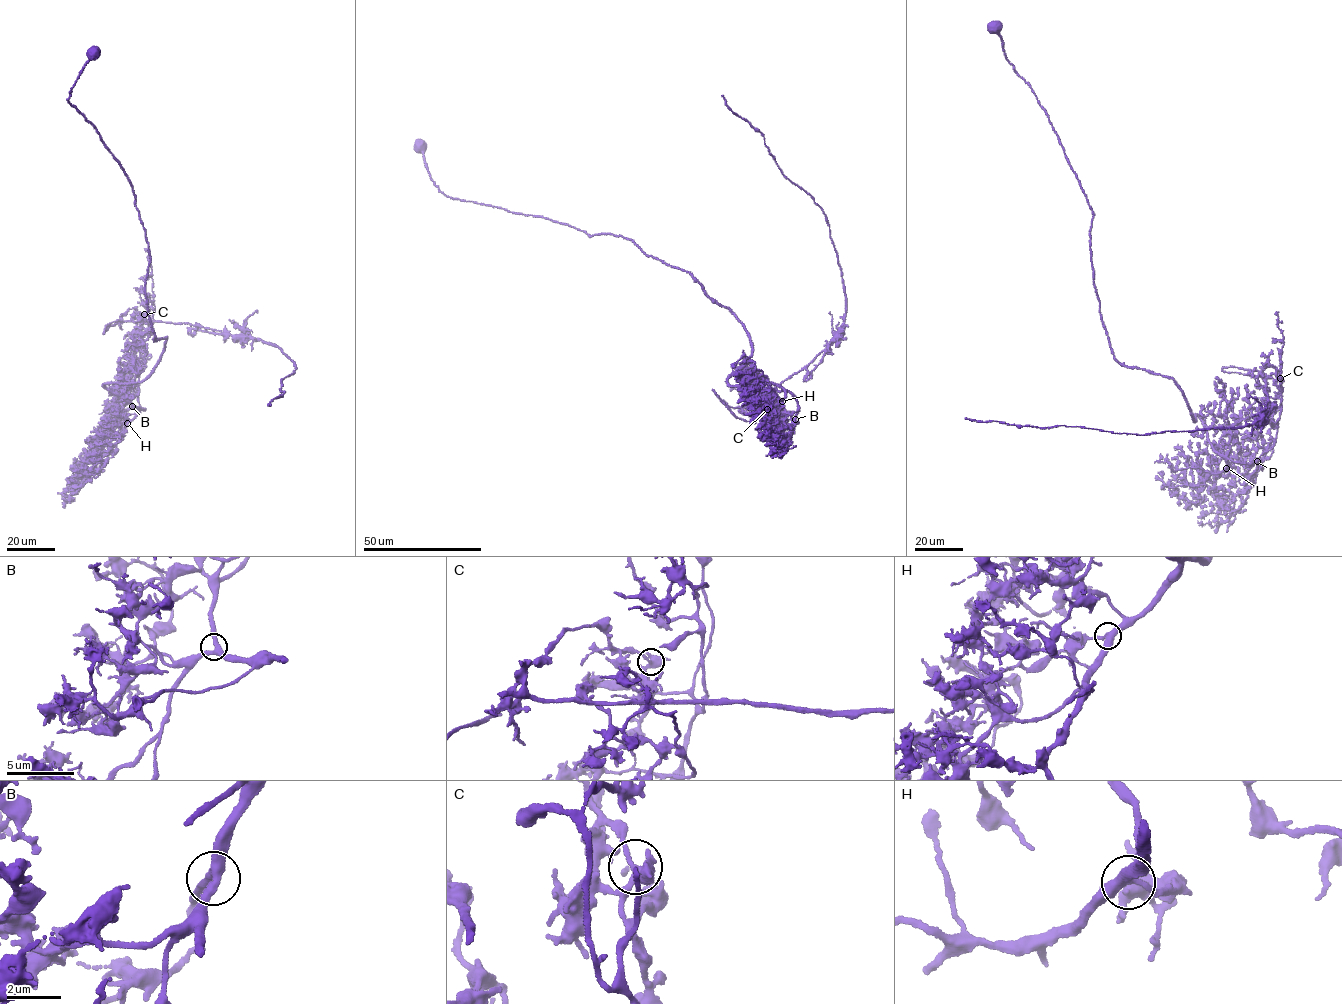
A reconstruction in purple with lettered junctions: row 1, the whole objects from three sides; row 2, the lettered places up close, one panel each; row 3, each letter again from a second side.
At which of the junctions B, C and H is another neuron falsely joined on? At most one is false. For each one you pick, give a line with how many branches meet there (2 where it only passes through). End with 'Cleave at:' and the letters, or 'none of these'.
C: branches 3
Cleave at: C

